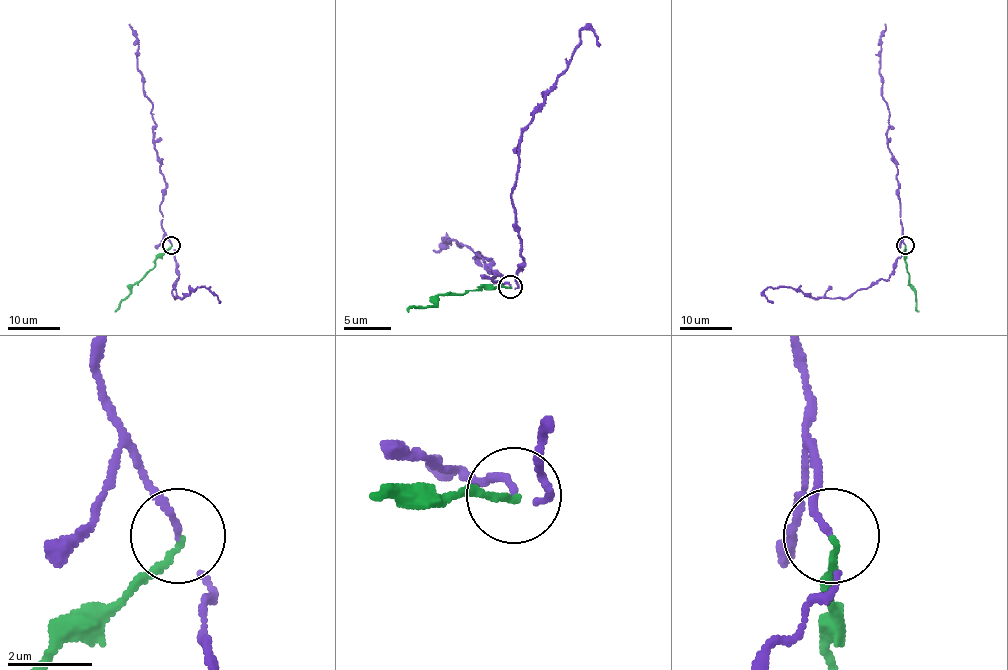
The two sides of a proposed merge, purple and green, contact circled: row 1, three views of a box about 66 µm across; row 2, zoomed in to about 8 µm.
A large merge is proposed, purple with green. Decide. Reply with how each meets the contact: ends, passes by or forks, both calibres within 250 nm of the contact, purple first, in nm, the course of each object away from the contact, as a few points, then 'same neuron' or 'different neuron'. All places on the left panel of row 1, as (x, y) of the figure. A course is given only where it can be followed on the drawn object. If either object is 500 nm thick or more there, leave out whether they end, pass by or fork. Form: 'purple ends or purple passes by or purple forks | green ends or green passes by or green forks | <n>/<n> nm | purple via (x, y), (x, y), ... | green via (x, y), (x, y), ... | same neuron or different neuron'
purple passes by | green ends | 100/130 nm | purple via (171, 245), (161, 224), (160, 203), (166, 182), (153, 146), (152, 103), (143, 89), (136, 36), (128, 24) | green via (171, 245), (114, 311) | different neuron

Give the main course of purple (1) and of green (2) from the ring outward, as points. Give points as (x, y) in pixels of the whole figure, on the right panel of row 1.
1: (905, 245), (895, 159), (888, 146), (889, 112), (882, 95), (880, 36), (885, 24)
2: (905, 245), (908, 284), (915, 293), (918, 311)

